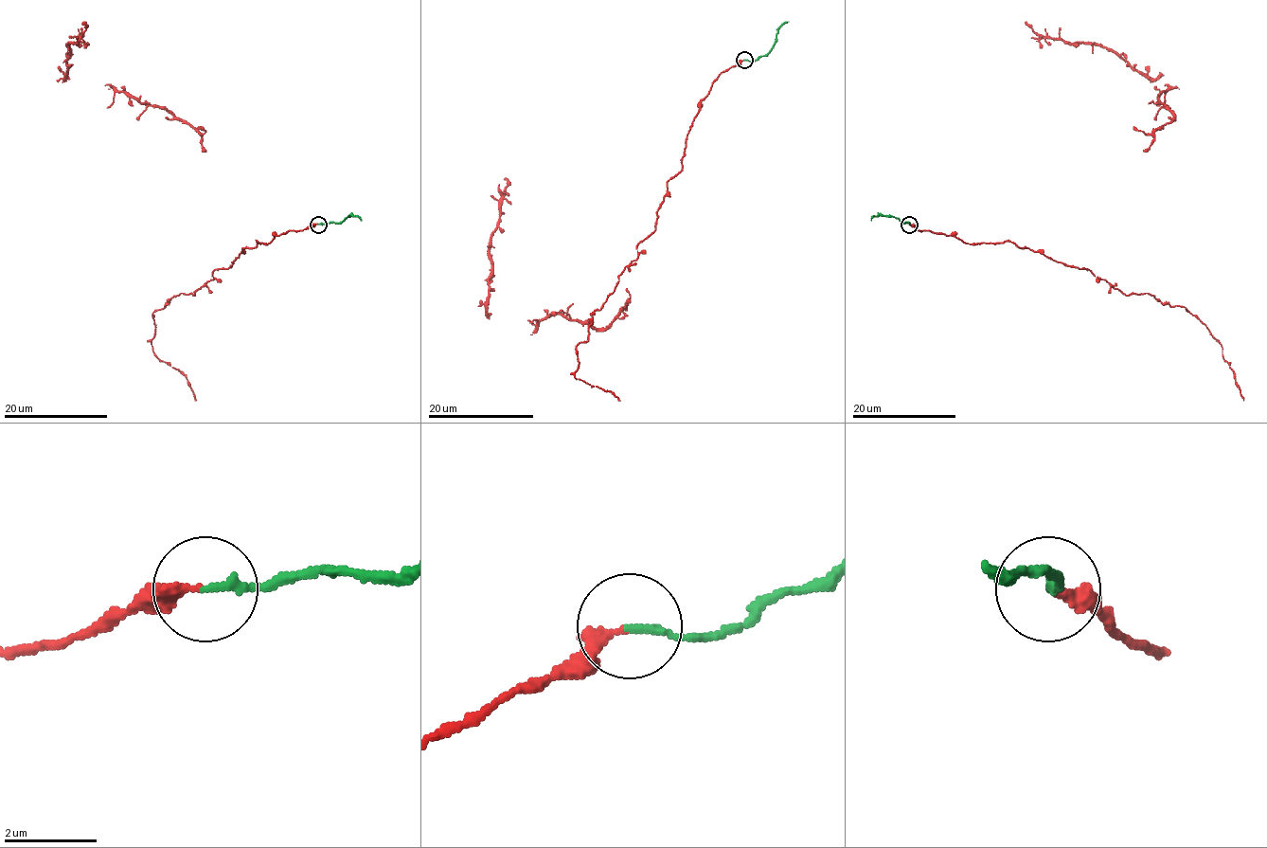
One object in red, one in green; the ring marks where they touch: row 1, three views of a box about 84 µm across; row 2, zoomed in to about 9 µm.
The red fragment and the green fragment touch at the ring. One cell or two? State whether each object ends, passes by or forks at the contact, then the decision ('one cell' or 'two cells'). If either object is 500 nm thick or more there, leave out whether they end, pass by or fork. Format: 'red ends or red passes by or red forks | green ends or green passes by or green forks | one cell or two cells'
red ends | green ends | one cell

